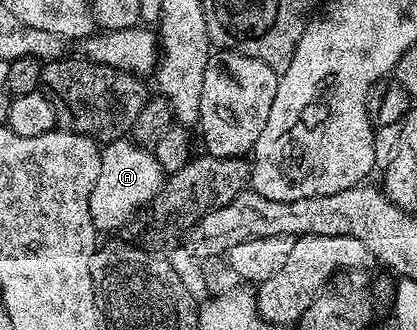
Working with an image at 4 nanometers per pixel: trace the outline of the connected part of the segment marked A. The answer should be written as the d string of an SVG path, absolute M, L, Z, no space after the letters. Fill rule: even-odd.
M115 139L102 149L100 175L90 196L90 214L95 230L110 233L118 229L137 209L145 210L162 190L164 174L160 163L149 148L141 149L130 139Z

